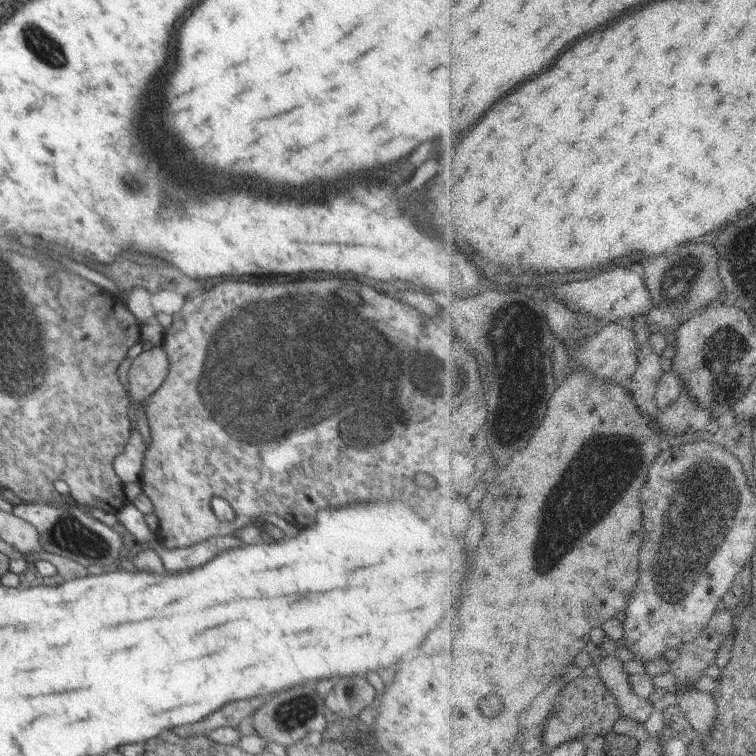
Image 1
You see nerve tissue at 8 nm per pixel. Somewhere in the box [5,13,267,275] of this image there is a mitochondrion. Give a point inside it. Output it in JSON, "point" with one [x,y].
{"point":[39,42]}

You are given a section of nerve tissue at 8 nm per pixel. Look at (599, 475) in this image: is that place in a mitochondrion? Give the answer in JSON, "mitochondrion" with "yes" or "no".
{"mitochondrion":"yes"}

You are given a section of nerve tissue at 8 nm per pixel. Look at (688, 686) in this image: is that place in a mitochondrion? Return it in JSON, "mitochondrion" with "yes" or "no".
{"mitochondrion":"no"}

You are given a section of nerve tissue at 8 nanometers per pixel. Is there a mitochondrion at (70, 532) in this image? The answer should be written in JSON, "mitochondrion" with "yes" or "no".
{"mitochondrion":"yes"}

